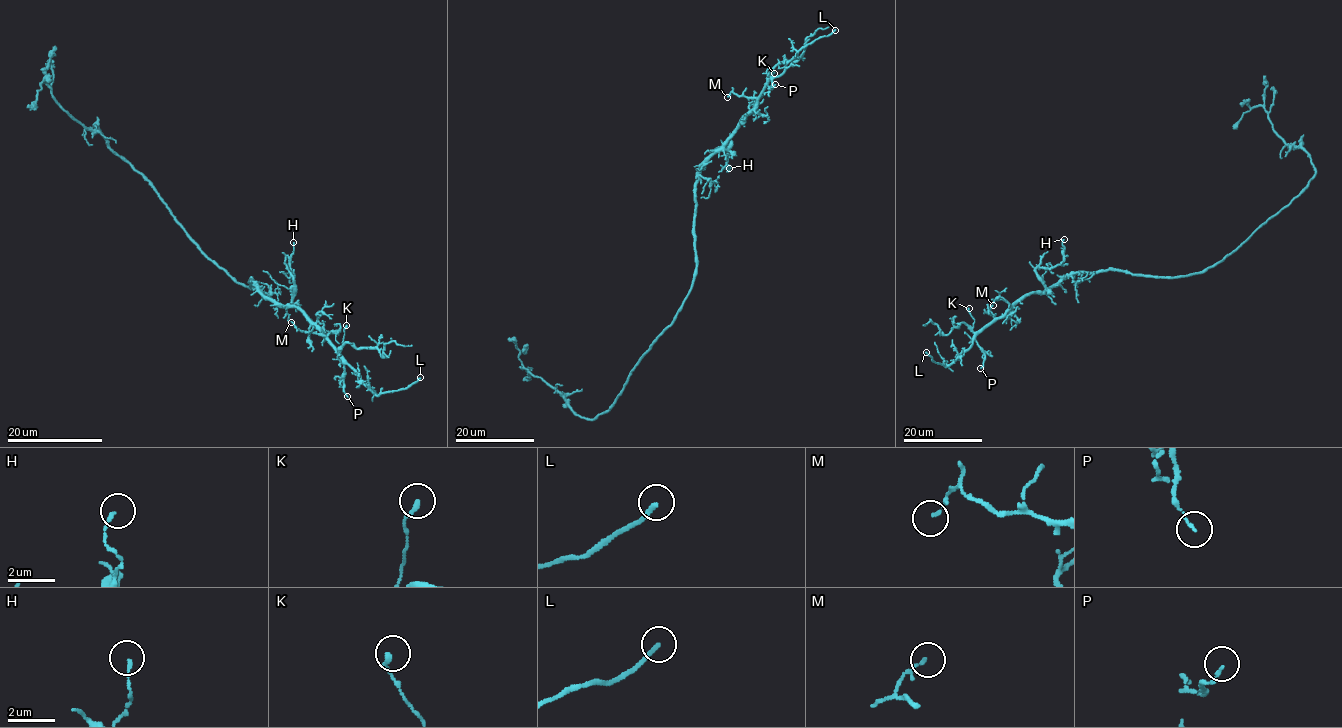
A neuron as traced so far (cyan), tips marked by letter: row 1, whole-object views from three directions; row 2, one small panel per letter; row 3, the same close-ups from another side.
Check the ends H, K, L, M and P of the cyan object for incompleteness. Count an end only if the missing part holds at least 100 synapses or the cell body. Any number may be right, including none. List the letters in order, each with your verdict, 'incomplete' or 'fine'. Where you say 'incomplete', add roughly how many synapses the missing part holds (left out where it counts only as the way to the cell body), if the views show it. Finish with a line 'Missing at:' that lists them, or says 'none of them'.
H: fine
K: fine
L: incomplete
M: fine
P: fine
Missing at: L

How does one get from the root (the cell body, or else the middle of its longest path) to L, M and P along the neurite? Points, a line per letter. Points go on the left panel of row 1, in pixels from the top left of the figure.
L: (244, 285), (253, 287), (251, 279), (267, 297), (283, 306), (295, 306), (377, 395), (407, 388), (420, 377)
M: (244, 285), (253, 287), (251, 279), (267, 297), (283, 306), (295, 306), (326, 336), (301, 331), (291, 322)
P: (244, 285), (253, 287), (251, 279), (267, 297), (283, 306), (295, 306), (326, 337), (343, 360), (347, 396)

